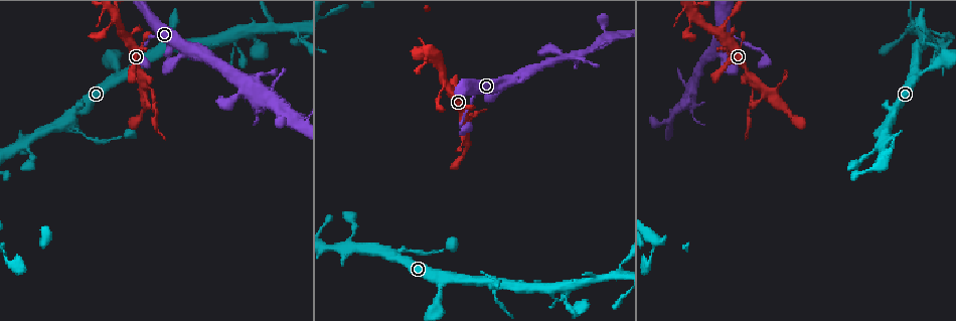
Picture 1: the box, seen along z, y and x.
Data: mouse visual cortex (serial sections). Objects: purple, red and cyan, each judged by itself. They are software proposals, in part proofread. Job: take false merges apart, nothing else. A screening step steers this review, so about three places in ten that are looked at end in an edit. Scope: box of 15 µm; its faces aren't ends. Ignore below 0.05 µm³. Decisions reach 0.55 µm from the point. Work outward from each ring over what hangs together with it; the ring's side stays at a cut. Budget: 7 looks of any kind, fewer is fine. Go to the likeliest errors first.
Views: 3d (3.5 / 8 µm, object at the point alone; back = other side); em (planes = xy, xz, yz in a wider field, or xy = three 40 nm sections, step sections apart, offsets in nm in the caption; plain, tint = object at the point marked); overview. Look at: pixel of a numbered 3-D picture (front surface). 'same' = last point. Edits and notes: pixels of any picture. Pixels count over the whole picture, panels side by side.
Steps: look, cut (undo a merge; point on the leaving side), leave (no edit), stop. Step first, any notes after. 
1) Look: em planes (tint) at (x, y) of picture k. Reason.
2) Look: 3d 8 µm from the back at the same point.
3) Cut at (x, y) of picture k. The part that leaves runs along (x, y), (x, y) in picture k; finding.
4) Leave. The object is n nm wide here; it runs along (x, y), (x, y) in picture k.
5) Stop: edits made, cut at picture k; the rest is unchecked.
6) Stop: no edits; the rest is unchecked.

Look: 3d 3.5 µm at (283, 116) of picture 1. Four or more arms meet.

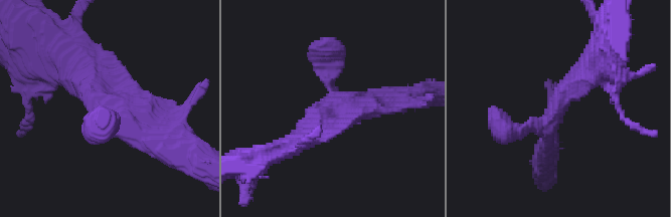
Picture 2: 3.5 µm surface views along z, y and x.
Look: em xy step 2 (tint) at (105, 103) of picture 2.

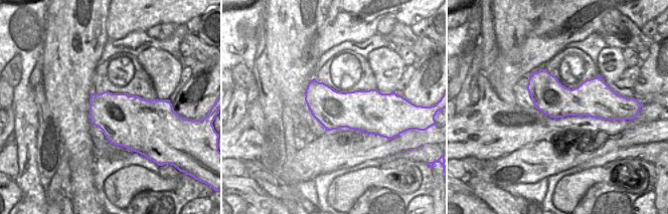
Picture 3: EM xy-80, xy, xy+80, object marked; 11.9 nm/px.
Leave. It runs along (63, 60), (159, 143) in picture 2; all the same cell.

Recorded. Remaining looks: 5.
Look: 3d 3.5 µm at (756, 81) of picture 1.

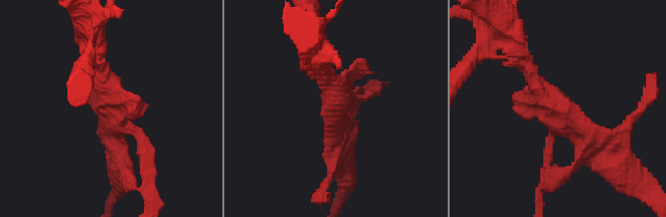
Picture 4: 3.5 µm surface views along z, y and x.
Look: em xy step 3 (tint) at (112, 102) of picture 4.

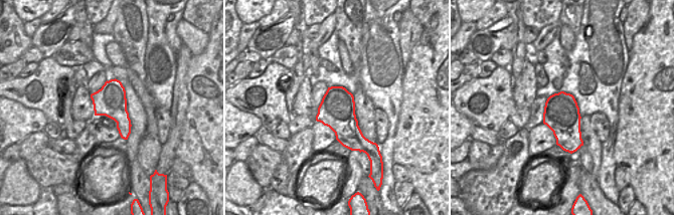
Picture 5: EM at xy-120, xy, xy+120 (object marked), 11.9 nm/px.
Look: em xy step 1 (tint) at the same point. Another direction.

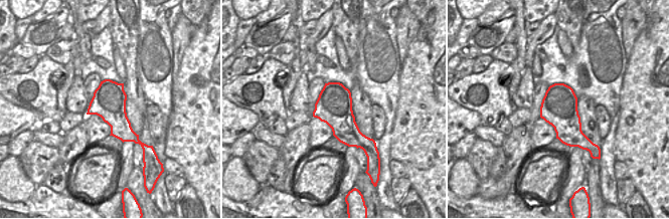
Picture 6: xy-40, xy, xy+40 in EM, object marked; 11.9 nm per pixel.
Leave. It runs along (521, 54), (541, 91), (606, 147) in picture 4; all the same cell.

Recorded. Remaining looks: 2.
Stop: no edits; the rest is unchecked.

